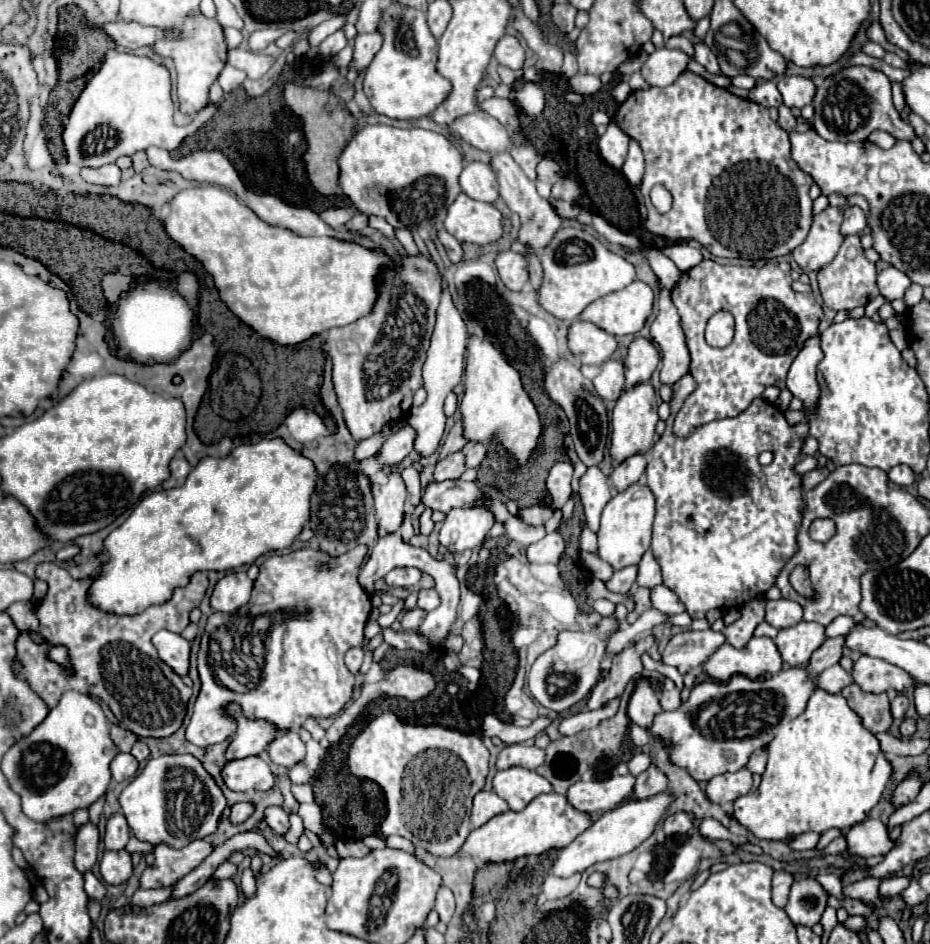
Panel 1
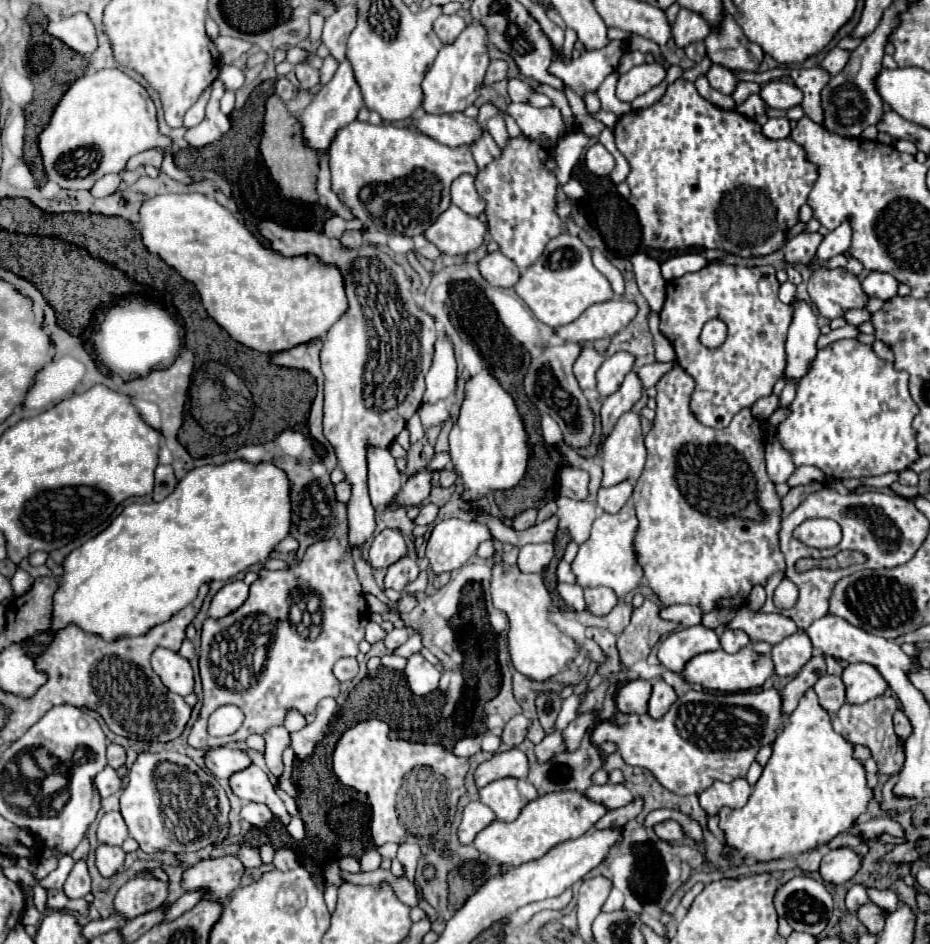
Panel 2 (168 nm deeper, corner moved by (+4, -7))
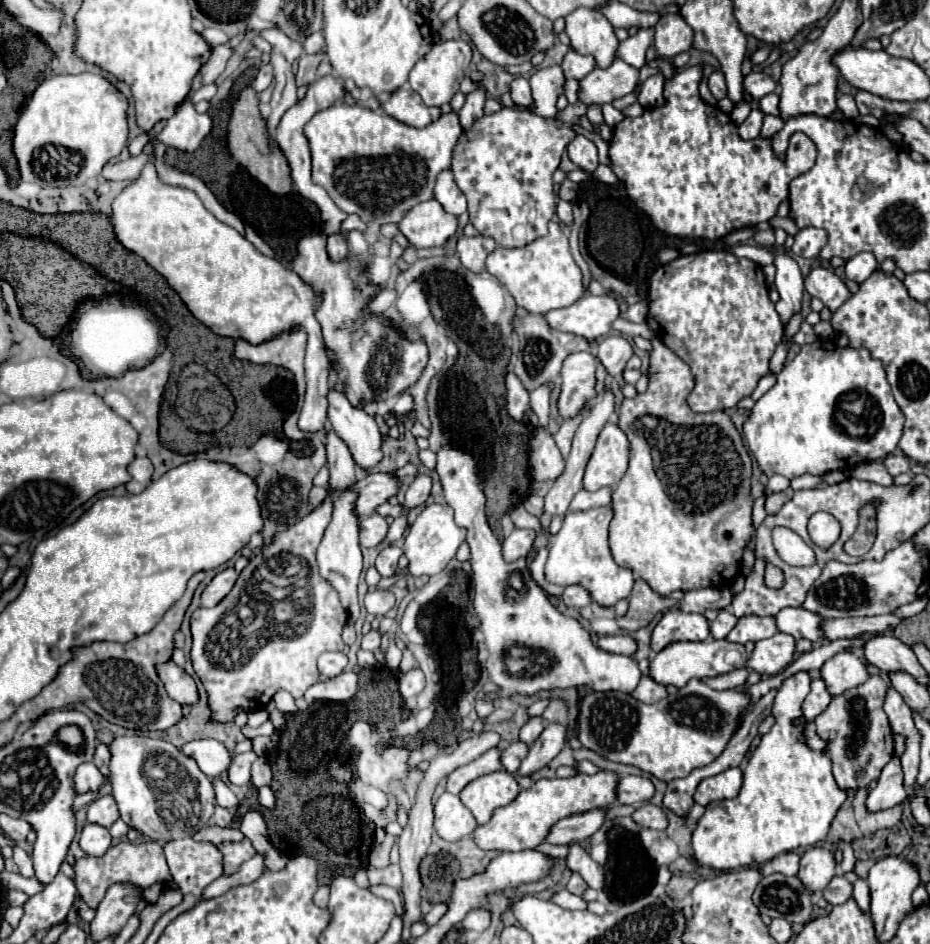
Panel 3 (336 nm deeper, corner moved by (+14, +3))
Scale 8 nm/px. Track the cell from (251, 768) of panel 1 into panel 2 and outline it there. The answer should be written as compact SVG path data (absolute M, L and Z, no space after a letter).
M251 764L249 768L235 772L231 778L231 790L235 796L239 796L241 800L247 802L261 802L265 806L269 806L269 810L283 822L289 822L289 814L281 802L281 798L275 794L273 784L269 782L269 776L255 764Z

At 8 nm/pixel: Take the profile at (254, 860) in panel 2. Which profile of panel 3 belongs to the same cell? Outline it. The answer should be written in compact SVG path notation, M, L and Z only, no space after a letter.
M207 826L207 828L201 828L193 838L197 838L197 840L205 840L205 842L211 842L211 844L219 846L219 844L225 844L225 842L241 842L245 836L243 836L237 828Z

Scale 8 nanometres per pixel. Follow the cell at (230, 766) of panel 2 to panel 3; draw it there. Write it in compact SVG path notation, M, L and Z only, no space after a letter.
M205 738L205 740L191 740L181 748L183 754L191 756L203 774L217 776L225 772L231 764L231 752L217 740Z

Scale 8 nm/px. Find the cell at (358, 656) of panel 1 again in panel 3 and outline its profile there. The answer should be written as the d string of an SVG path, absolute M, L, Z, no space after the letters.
M325 652L319 658L319 672L325 678L333 678L341 674L347 668L347 656L345 652Z

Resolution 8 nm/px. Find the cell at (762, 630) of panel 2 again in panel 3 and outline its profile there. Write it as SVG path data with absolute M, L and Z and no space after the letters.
M743 616L739 618L737 626L729 632L727 640L737 644L747 642L759 642L763 638L769 638L777 632L777 624L773 616Z

